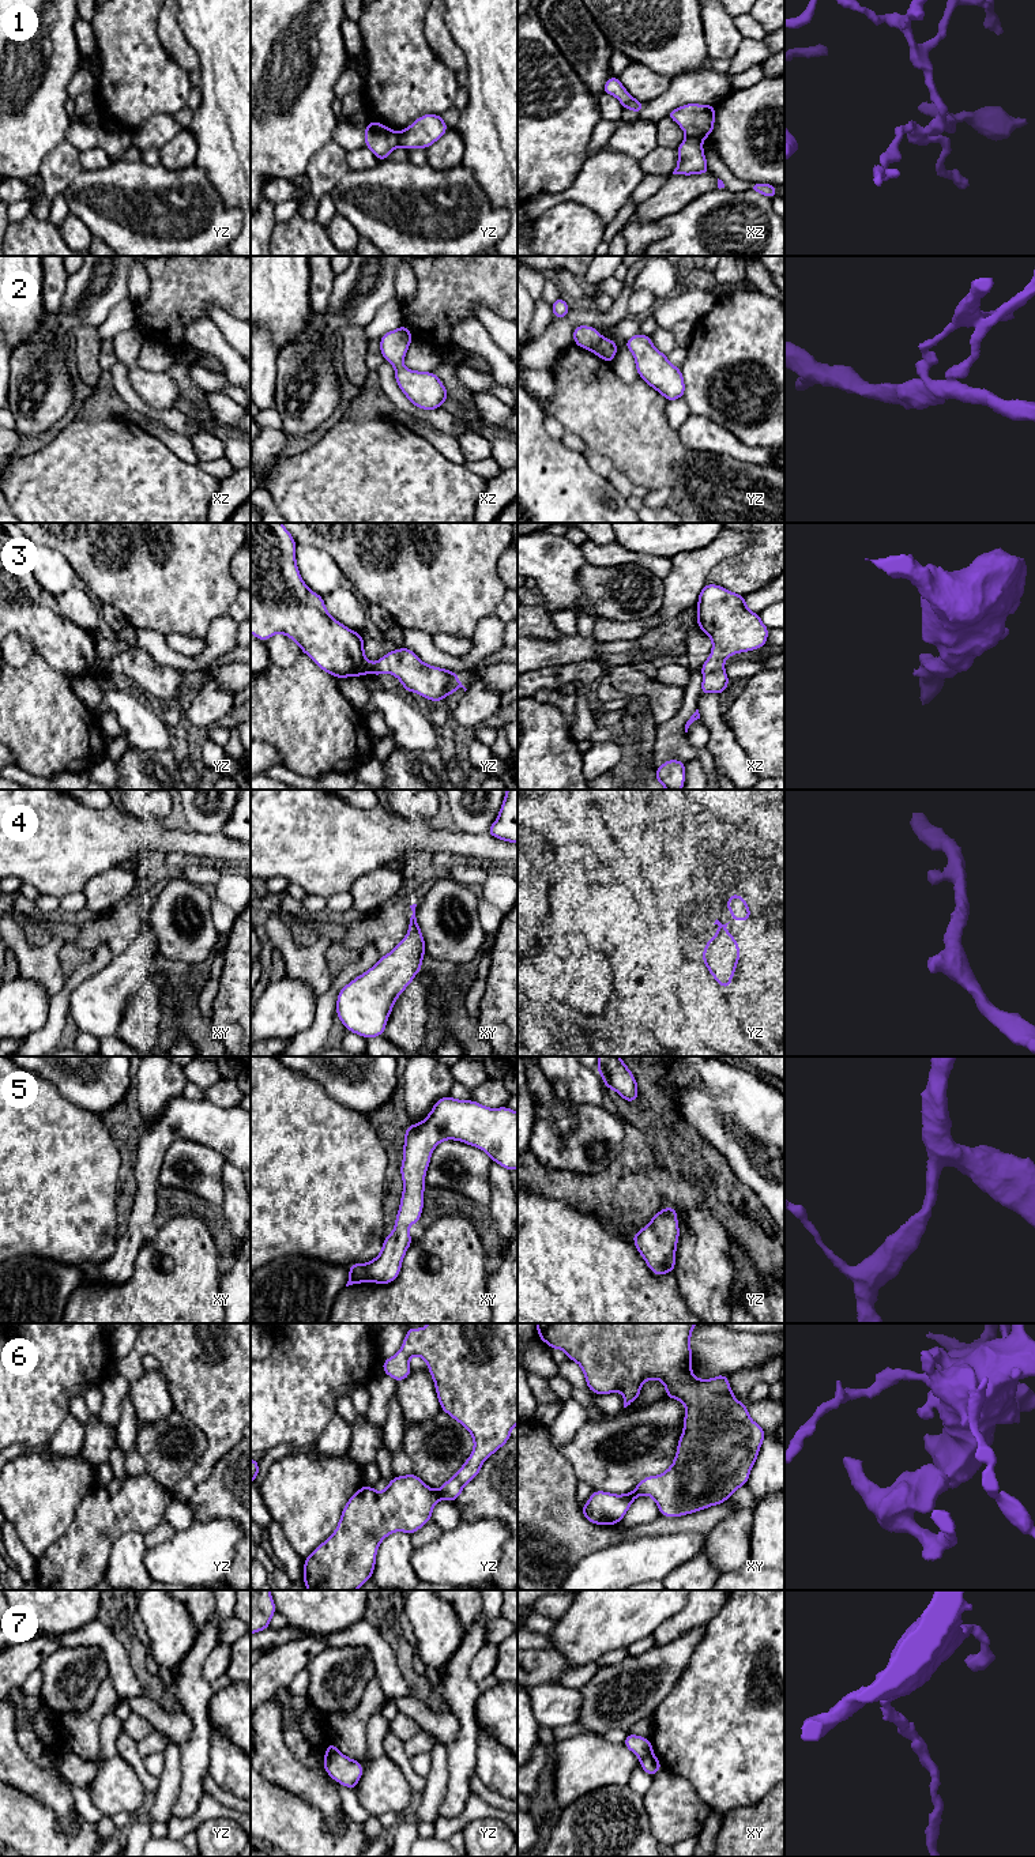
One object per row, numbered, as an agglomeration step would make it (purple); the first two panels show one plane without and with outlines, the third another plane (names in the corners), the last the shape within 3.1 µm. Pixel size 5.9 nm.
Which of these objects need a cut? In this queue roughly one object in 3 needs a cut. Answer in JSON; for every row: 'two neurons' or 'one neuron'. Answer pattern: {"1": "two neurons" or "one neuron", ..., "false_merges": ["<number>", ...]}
{"1": "two neurons", "2": "two neurons", "3": "one neuron", "4": "one neuron", "5": "one neuron", "6": "two neurons", "7": "two neurons", "false_merges": ["1", "2", "6", "7"]}

